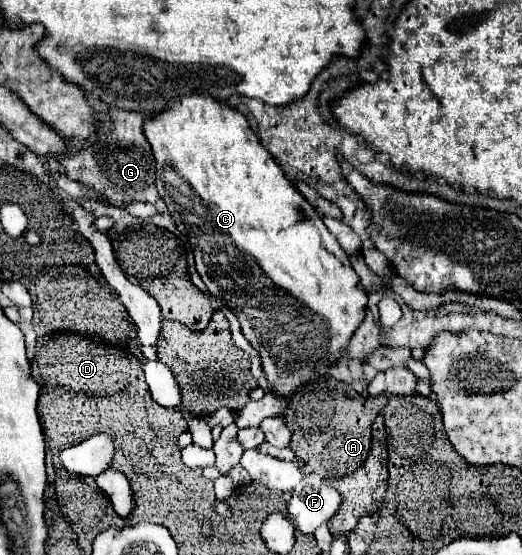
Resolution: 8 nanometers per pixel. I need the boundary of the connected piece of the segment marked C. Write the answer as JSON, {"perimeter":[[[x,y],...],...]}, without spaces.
{"perimeter":[[[184,95],[184,99],[178,99],[176,103],[170,103],[168,107],[164,107],[164,111],[156,113],[154,117],[148,117],[142,131],[152,147],[152,155],[156,161],[156,189],[158,189],[160,197],[164,199],[168,213],[172,215],[178,231],[190,239],[190,245],[194,249],[196,269],[206,283],[210,297],[216,301],[222,301],[226,307],[230,307],[234,311],[234,315],[240,319],[242,333],[258,349],[258,353],[262,357],[264,373],[266,373],[266,379],[268,379],[272,391],[276,395],[288,399],[296,391],[298,385],[306,383],[310,377],[320,375],[326,371],[326,367],[334,365],[334,361],[344,353],[356,327],[362,323],[364,309],[366,309],[366,289],[360,283],[358,273],[354,271],[346,251],[336,243],[336,239],[330,235],[330,231],[322,223],[322,217],[316,213],[316,209],[286,179],[284,171],[278,167],[278,163],[272,159],[272,155],[262,147],[260,139],[250,129],[248,119],[240,111],[232,109],[228,103],[218,101],[218,99],[208,99],[208,95]]]}

